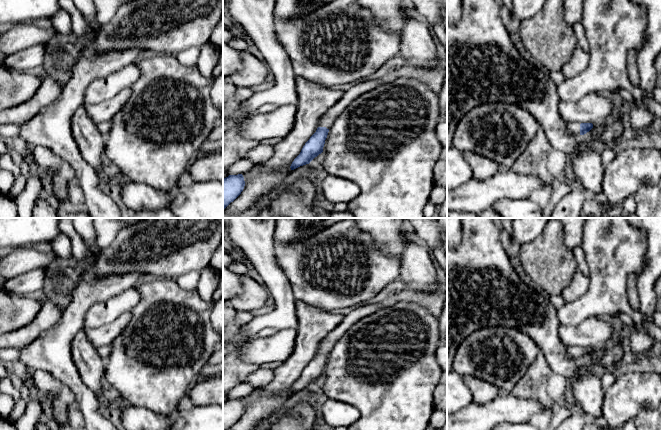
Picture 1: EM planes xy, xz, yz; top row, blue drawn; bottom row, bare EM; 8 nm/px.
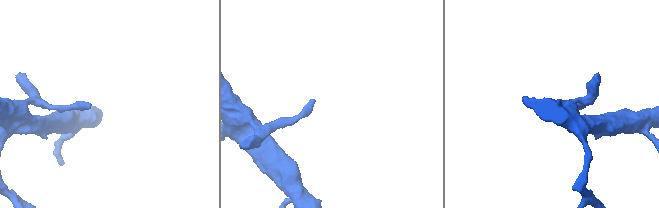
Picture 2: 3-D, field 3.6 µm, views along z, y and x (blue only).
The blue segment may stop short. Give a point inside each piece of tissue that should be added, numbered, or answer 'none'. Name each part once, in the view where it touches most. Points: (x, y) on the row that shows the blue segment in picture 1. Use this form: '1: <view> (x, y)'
1: yz (573, 128)

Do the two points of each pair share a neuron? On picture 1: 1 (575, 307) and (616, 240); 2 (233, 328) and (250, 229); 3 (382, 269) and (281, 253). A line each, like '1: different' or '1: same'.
1: same
2: different
3: same

